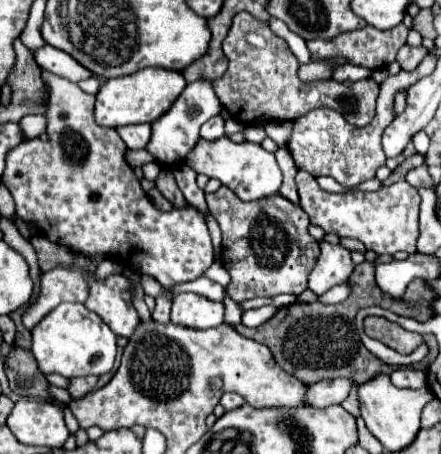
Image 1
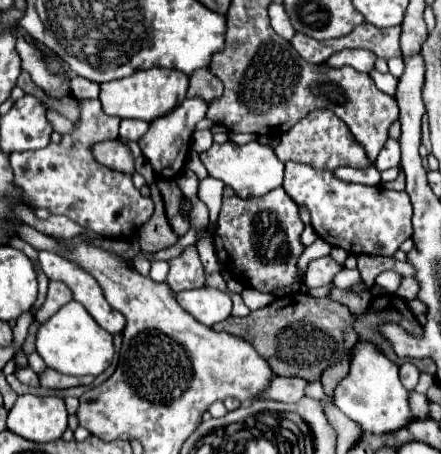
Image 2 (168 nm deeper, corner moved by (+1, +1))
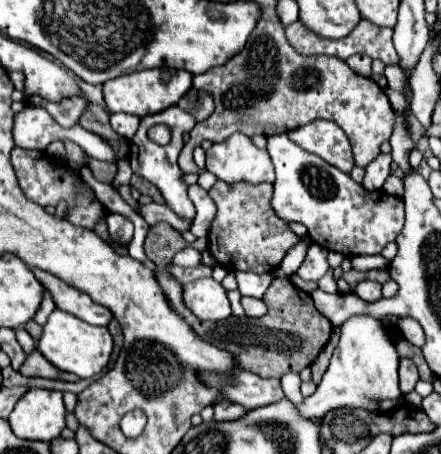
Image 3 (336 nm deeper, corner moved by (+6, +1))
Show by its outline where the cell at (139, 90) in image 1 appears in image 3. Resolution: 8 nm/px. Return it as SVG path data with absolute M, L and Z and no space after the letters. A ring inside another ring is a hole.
M154 68L154 70L142 70L124 74L120 78L104 82L104 100L110 112L126 112L134 116L148 116L162 112L170 106L174 106L192 86L192 74L186 70L172 70L172 68Z

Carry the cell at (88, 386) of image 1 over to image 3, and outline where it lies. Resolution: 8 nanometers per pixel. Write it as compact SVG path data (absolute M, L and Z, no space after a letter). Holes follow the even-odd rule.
M32 352L30 356L26 356L26 362L20 372L24 376L40 376L40 378L52 378L52 380L66 380L66 382L80 380L78 376L72 376L68 372L60 372L56 366L48 364L48 360L44 360L44 356L40 356L40 352Z

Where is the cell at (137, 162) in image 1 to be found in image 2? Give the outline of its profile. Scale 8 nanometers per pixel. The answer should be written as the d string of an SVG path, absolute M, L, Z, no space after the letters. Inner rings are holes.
M117 140L95 144L93 146L93 158L99 164L105 164L107 168L113 168L113 170L119 170L119 172L125 172L125 174L135 172L129 148L121 142L117 142Z

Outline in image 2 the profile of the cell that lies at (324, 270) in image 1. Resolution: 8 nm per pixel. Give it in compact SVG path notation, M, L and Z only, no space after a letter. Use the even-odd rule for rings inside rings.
M331 256L311 260L309 268L305 272L305 286L307 288L319 288L323 284L329 284L329 282L333 282L333 276L339 270L341 270L341 266Z

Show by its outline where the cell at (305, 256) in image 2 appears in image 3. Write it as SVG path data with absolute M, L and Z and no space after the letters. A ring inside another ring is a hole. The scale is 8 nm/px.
M234 270L236 282L238 282L238 290L242 296L250 296L262 298L264 292L268 290L268 286L274 280L274 274L266 272L265 274L254 274L254 272L240 272Z

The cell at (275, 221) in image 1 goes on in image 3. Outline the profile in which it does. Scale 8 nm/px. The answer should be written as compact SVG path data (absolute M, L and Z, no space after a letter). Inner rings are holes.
M216 182L210 190L214 204L218 206L216 218L208 234L208 252L216 264L228 270L246 270L254 274L274 272L288 248L300 238L290 230L288 222L282 220L272 208L272 184L226 184Z

